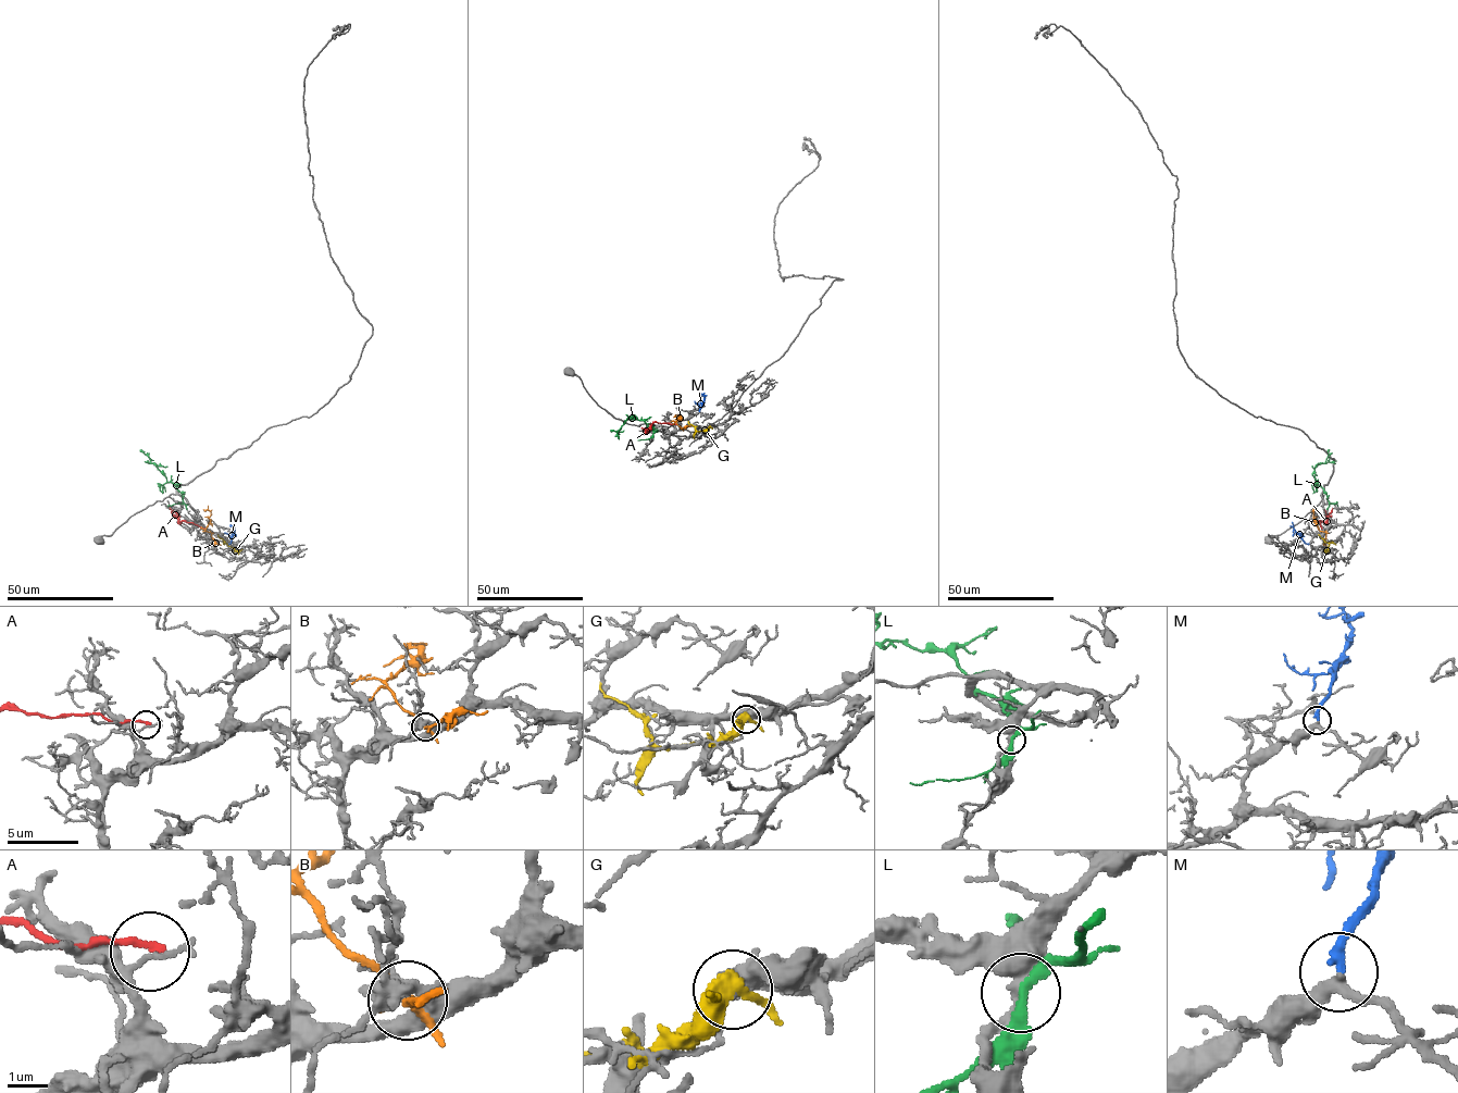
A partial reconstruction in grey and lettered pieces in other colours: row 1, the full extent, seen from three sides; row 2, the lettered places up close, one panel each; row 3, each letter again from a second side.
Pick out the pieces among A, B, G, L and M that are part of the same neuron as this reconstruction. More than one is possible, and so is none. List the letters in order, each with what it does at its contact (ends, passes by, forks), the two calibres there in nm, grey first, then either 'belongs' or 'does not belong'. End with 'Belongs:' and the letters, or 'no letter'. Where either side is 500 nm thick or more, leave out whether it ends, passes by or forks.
A: it ends there; 160 nm thick on the grey side, 180 nm on the other; does not belong
B: it forks there; 400 nm thick on the grey side, 190 nm on the other; does not belong
G: it forks there; 200 nm thick on the grey side, 320 nm on the other; does not belong
L: it forks there; 360 nm thick on the grey side, 190 nm on the other; does not belong
M: it ends there; 240 nm thick on the grey side, 280 nm on the other; belongs
Belongs: M

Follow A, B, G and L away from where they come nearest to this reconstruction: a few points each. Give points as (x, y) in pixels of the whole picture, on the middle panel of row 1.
A: (675, 424), (653, 422), (645, 434), (639, 435)
B: (682, 429), (675, 422), (681, 415), (675, 414)
G: (710, 426), (696, 431), (688, 421)
L: (652, 434), (644, 421), (634, 414), (619, 430), (610, 430)

